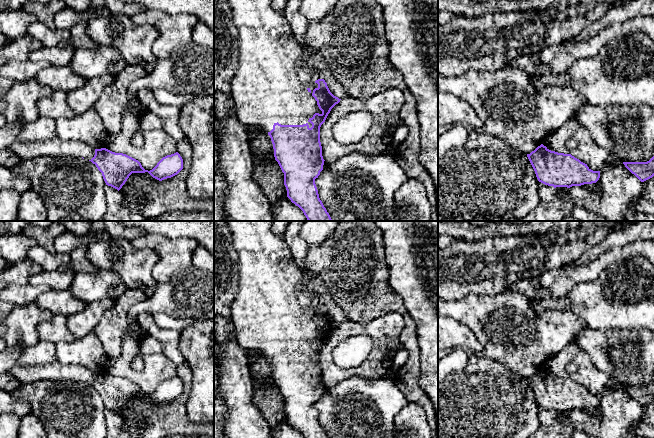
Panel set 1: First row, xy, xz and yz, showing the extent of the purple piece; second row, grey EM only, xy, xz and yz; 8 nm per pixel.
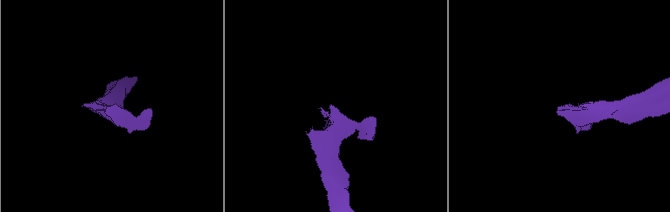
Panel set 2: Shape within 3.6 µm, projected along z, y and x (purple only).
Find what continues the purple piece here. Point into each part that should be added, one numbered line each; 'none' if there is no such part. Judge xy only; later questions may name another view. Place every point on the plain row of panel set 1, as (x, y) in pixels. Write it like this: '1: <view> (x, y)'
1: xy (56, 371)

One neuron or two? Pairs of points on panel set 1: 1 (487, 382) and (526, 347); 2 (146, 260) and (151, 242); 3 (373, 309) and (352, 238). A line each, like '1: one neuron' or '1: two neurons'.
1: two neurons
2: two neurons
3: one neuron

